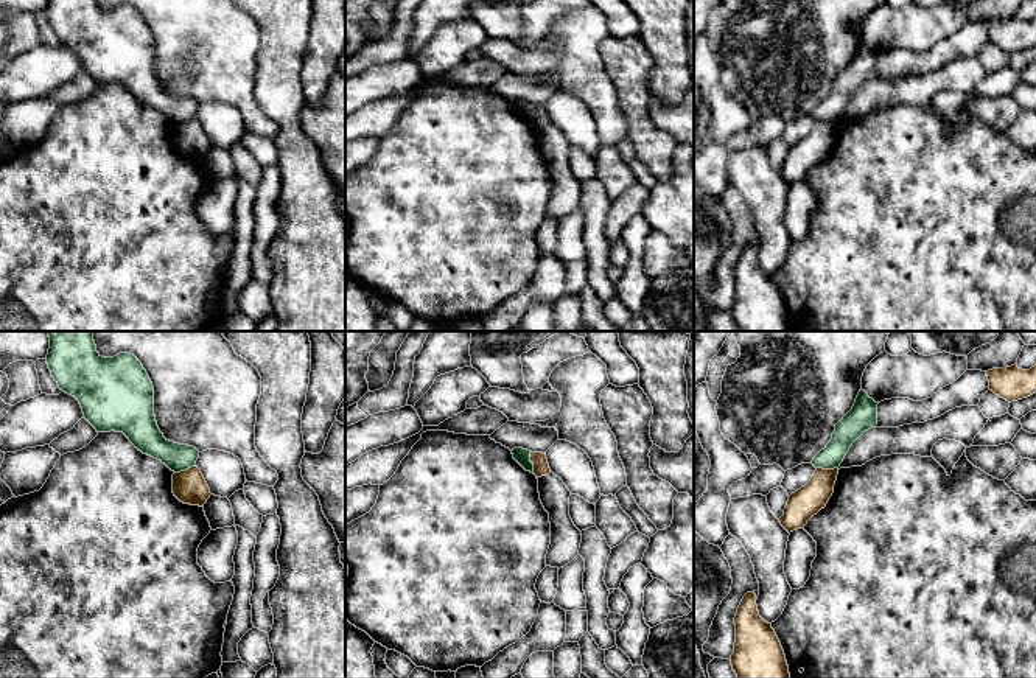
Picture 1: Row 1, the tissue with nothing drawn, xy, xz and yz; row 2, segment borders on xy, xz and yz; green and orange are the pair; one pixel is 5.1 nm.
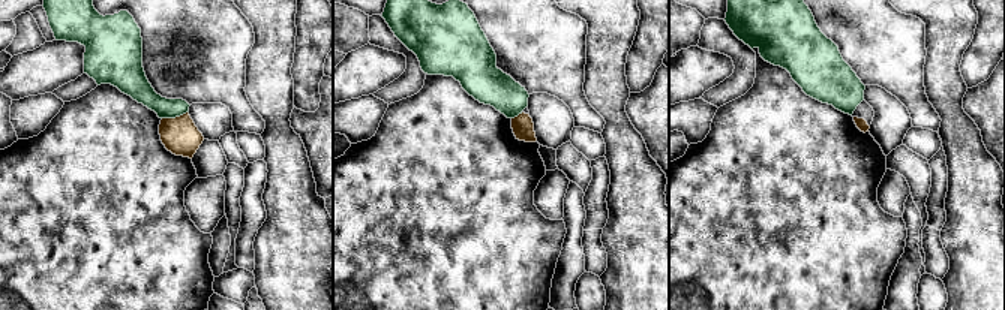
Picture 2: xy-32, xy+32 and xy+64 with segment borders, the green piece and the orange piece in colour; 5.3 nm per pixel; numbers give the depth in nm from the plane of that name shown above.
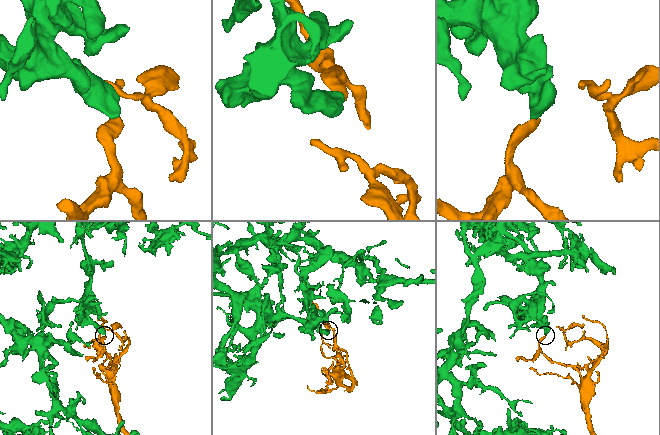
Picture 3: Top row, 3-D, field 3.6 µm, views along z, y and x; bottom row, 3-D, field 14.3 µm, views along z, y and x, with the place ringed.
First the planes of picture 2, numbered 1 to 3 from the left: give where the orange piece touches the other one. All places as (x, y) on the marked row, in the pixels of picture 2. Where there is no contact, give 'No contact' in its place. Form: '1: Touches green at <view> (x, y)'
1: Touches green at xy-32 (174, 117)
2: Touches green at xy+32 (516, 116)
3: No contact

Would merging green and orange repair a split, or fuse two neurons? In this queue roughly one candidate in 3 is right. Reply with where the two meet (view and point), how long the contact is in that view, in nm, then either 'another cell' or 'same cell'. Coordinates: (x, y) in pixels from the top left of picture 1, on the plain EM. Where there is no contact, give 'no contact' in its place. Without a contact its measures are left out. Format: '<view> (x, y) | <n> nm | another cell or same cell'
xy (184, 122) | 120 nm | another cell

